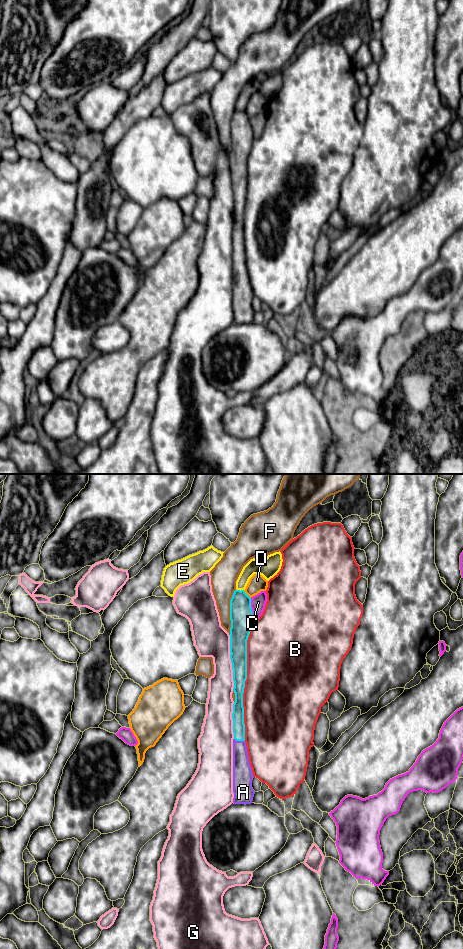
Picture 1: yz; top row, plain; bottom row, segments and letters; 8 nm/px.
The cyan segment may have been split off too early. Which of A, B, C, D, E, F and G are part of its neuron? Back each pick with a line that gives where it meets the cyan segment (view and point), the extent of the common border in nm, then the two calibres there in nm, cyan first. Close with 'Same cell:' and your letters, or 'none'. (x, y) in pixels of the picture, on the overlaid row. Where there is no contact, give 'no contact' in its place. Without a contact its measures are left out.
A: yz (239, 740) | 90 nm | 100/160 nm
Same cell: A

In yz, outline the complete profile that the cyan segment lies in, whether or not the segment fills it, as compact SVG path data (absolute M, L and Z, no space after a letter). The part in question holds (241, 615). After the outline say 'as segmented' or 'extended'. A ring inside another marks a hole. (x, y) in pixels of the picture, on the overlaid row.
M235 590L230 600L230 659L233 669L233 681L235 693L235 702L233 704L233 803L234 804L251 804L255 791L252 788L254 778L252 768L249 762L247 746L245 742L245 724L244 724L244 707L243 693L245 681L247 679L247 640L254 621L253 611L251 608L251 598L244 590Z | extended

